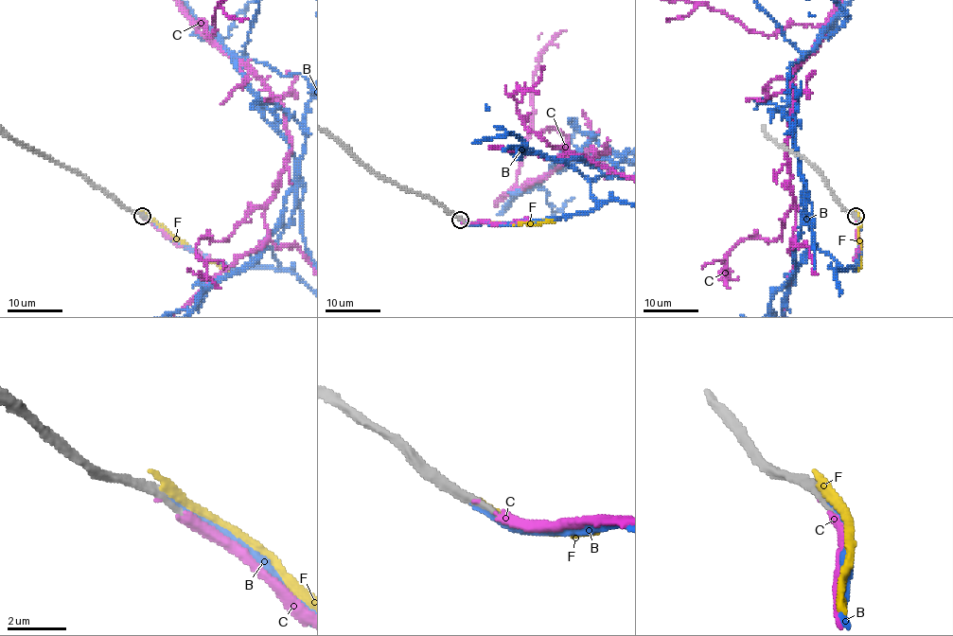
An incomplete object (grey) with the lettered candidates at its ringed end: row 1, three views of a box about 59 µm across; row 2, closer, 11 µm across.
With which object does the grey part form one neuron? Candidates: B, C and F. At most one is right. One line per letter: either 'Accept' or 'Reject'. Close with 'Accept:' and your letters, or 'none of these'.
B: Accept
C: Reject
F: Reject
Accept: B

